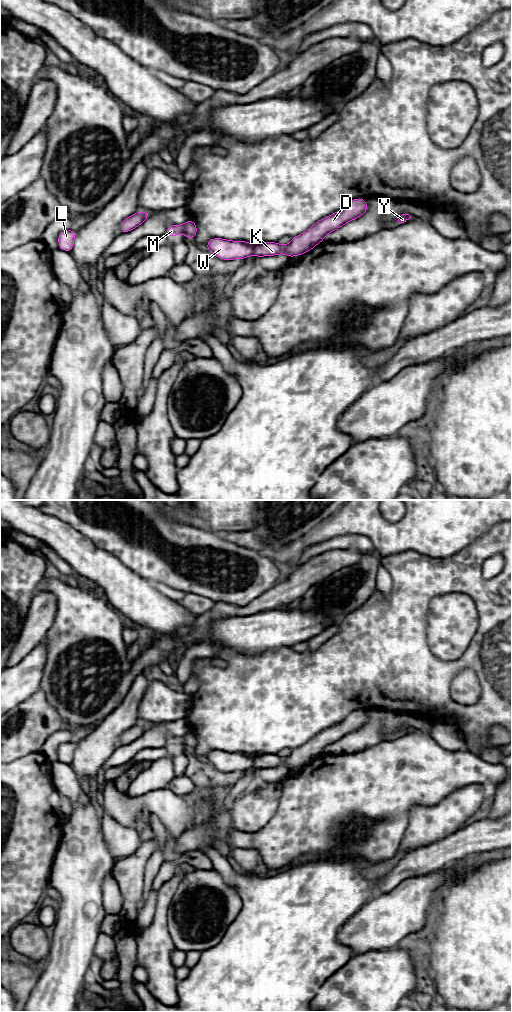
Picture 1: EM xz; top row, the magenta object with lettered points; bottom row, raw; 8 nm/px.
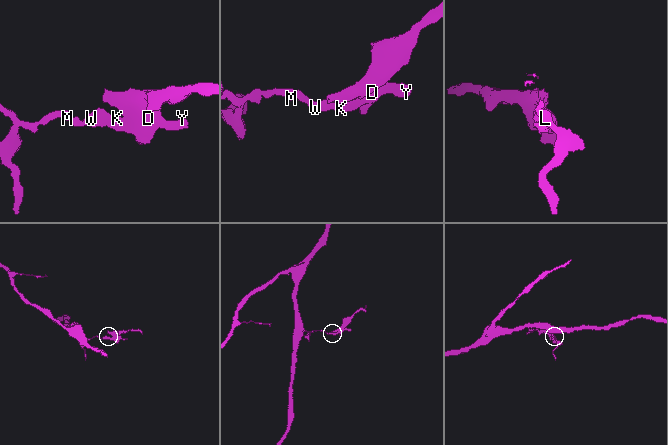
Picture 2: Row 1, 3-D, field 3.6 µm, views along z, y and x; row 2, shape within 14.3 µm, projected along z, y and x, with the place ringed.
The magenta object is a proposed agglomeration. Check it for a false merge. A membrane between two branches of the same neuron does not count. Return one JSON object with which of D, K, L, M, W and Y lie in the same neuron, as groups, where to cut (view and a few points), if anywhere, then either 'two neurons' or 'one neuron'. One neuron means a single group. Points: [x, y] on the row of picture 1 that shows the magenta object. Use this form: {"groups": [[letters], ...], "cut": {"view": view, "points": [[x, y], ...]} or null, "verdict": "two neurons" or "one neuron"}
{"groups": [["D", "K", "Y"], ["L", "M", "W"]], "cut": {"view": "xz", "points": [[255, 244], [252, 254]]}, "verdict": "two neurons"}

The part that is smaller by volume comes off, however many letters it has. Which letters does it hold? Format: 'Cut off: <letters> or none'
Cut off: D, K, Y

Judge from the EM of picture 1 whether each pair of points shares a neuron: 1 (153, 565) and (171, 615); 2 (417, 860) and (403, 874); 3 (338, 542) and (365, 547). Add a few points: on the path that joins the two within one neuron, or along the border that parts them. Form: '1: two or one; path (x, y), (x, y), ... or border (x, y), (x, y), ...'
1: two; border (133, 571), (154, 582)
2: one; path (414, 863), (406, 871)
3: one; path (345, 542), (358, 541)

